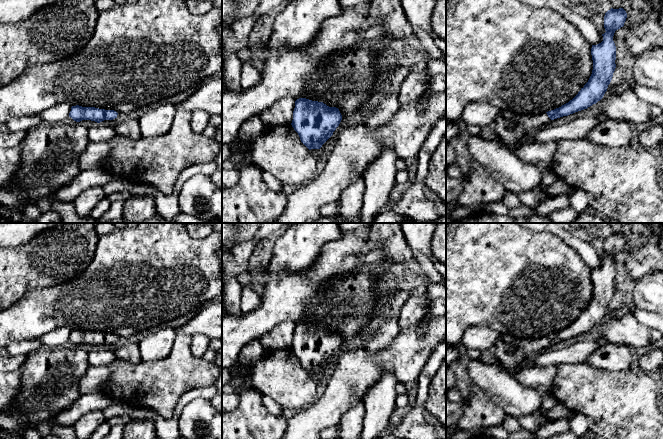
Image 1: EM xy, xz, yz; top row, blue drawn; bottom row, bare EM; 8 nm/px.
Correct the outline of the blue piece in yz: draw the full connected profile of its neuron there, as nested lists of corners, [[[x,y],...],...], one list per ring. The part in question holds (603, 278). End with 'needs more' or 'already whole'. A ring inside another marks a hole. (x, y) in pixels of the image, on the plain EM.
[[[611,232],[605,237],[603,265],[592,269],[591,279],[593,294],[588,306],[568,327],[554,334],[535,339],[521,339],[500,335],[496,341],[497,354],[495,361],[502,364],[504,371],[509,372],[526,358],[540,353],[552,344],[568,340],[587,333],[600,325],[610,308],[616,292],[616,270],[613,260],[616,254],[624,250],[627,237],[623,232]]]; needs more

